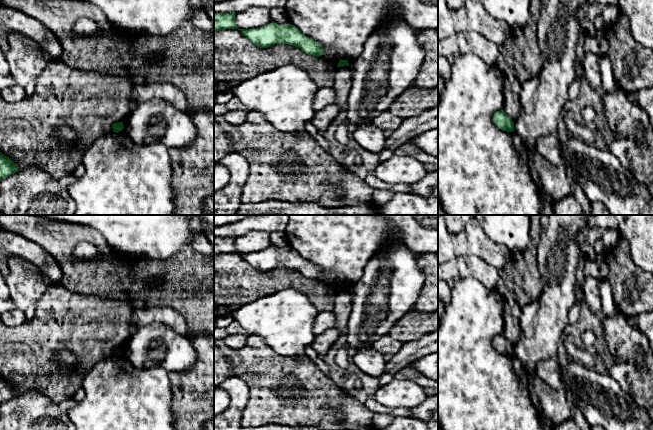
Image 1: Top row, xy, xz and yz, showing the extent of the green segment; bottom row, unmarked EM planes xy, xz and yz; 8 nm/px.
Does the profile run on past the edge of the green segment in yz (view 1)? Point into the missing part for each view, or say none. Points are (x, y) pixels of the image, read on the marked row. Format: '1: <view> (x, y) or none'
1: none

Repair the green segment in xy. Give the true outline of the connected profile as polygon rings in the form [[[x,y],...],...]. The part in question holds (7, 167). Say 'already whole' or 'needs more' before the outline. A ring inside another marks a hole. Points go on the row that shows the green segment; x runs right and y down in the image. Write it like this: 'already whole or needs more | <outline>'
already whole | [[[0,152],[0,181],[18,171],[17,165]]]

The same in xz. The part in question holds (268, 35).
already whole | [[[235,12],[214,13],[214,32],[225,29],[238,29],[243,36],[260,48],[268,48],[283,43],[300,48],[308,55],[319,57],[324,53],[321,44],[305,36],[295,26],[289,24],[270,24],[252,29],[240,29],[235,22]]]

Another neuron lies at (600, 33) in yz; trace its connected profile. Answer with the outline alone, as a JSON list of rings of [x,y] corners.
[[[602,27],[601,29],[596,30],[594,37],[598,40],[599,42],[599,47],[600,47],[600,55],[606,55],[609,49],[609,42],[607,37],[605,36],[605,29],[606,27]]]

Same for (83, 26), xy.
[[[79,18],[73,26],[73,32],[79,35],[93,36],[99,32],[100,28],[103,27],[92,19]]]

